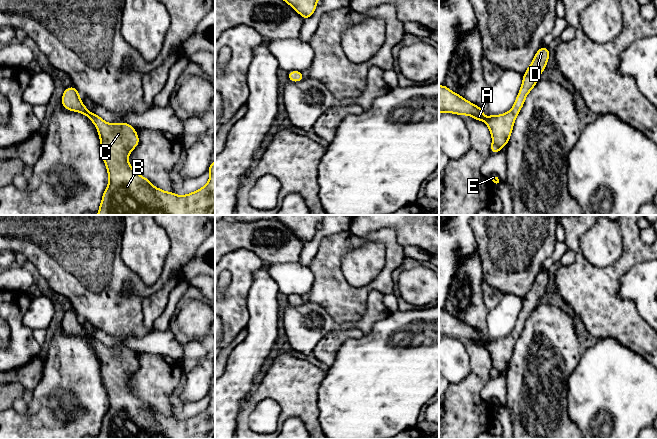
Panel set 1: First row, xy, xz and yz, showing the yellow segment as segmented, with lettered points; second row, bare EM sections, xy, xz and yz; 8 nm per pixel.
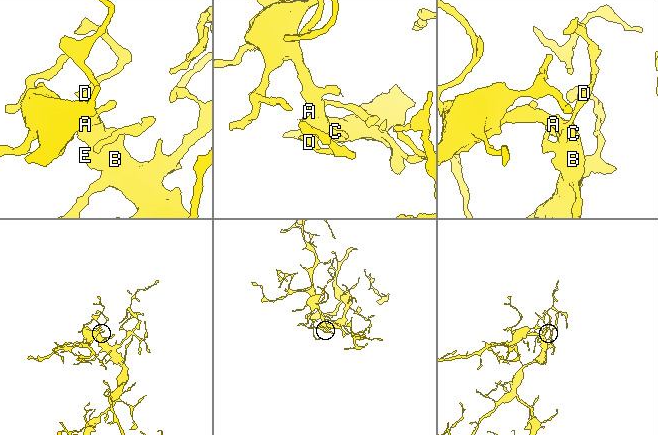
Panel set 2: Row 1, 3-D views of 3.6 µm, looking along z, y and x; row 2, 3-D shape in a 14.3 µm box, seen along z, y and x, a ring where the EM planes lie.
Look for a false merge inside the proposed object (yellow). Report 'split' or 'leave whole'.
leave whole

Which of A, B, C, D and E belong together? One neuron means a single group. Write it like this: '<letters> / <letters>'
A B C D E

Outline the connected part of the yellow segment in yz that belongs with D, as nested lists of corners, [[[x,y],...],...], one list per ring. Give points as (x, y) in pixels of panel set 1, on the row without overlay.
[[[548,270],[541,271],[523,300],[523,307],[514,330],[505,338],[498,340],[490,339],[486,342],[483,340],[484,333],[465,324],[460,319],[449,314],[445,309],[439,310],[439,337],[449,336],[459,339],[469,339],[478,345],[485,346],[491,355],[493,363],[491,377],[496,378],[502,371],[508,368],[515,343],[525,326],[527,318],[536,309],[539,299],[545,294],[548,284]]]

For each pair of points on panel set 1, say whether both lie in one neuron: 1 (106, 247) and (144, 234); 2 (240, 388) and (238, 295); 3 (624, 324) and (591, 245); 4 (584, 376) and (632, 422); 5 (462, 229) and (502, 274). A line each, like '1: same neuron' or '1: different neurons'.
1: different neurons
2: different neurons
3: different neurons
4: same neuron
5: different neurons

